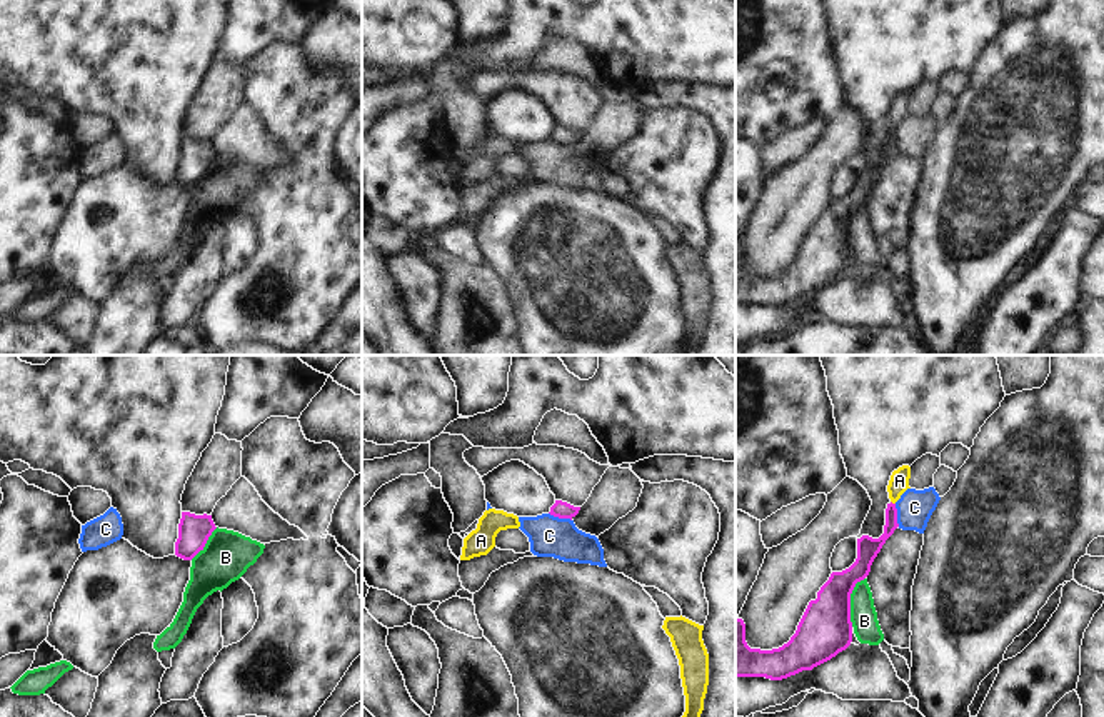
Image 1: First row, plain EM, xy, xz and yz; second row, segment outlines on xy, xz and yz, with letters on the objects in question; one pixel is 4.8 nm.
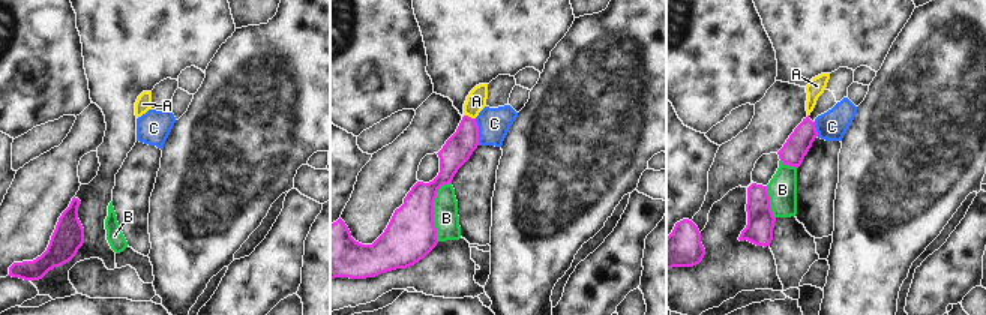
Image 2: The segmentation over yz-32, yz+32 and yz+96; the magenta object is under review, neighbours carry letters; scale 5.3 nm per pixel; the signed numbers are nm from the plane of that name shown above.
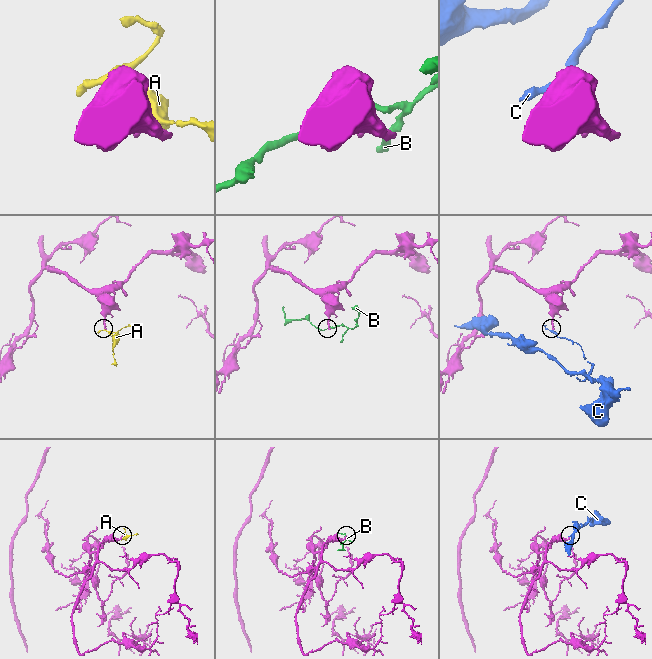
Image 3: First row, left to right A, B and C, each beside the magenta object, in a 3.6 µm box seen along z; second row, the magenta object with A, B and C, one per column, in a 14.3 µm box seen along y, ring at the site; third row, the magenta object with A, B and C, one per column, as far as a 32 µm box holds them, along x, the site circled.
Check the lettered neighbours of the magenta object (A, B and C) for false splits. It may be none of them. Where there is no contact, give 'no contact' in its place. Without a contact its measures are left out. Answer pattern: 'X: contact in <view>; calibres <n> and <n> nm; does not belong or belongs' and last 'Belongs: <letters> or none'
A: contact in yz; calibres 110 and 100 nm; does not belong
B: contact in yz; calibres 260 and 130 nm; does not belong
C: contact in xz; calibres 80 and 200 nm; does not belong
Belongs: none

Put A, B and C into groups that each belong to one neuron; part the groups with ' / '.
A / B / C

